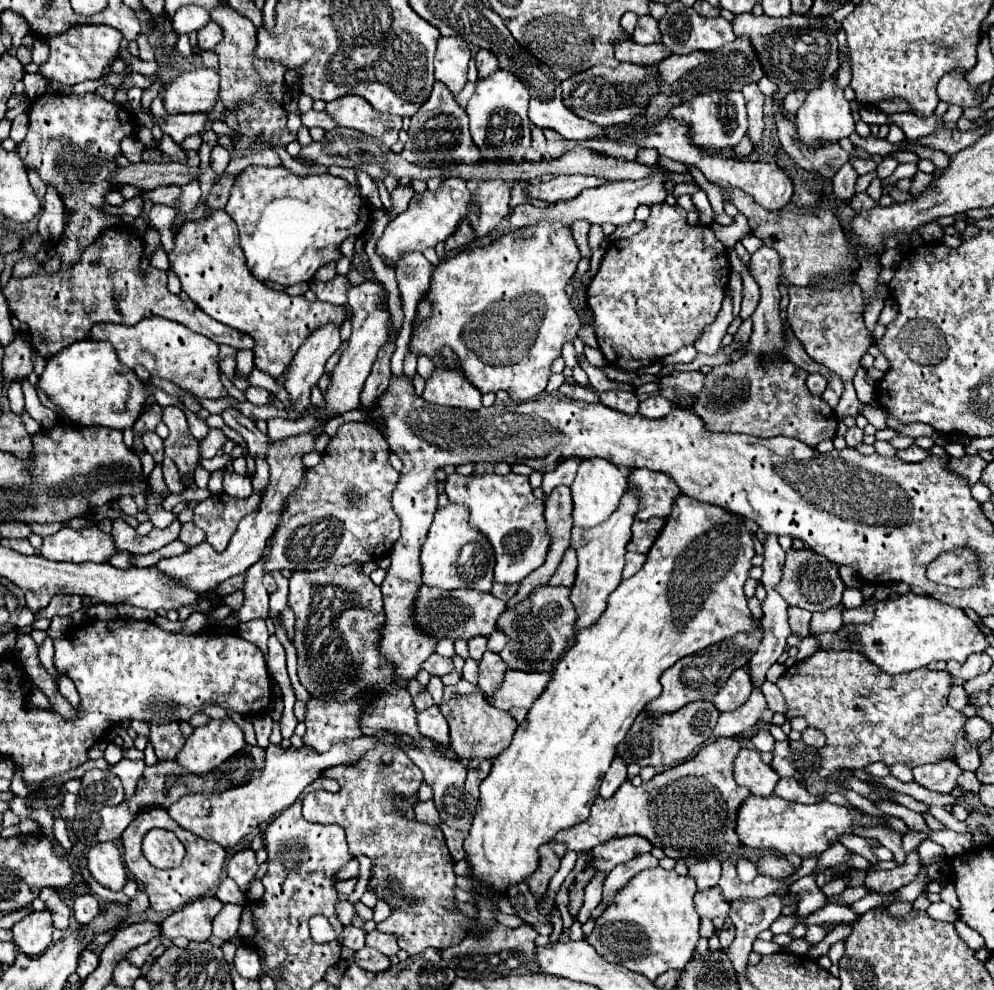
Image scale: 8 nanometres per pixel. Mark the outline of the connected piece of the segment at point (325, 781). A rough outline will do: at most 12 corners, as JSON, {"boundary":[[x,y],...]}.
{"boundary":[[330,777],[314,781],[310,791],[324,789],[336,793],[340,789],[338,781],[332,781]]}

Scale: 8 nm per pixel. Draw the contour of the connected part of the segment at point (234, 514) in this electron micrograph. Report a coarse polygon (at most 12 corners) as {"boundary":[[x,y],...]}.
{"boundary":[[212,495],[194,507],[194,525],[224,551],[238,521],[260,503]]}

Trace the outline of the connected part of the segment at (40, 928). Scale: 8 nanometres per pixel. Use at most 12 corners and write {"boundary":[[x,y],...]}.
{"boundary":[[34,911],[16,923],[14,943],[38,957],[52,943],[48,911]]}

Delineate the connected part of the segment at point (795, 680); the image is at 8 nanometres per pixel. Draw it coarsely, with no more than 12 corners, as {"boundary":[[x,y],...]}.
{"boundary":[[818,651],[778,679],[820,777],[966,751],[952,677]]}

